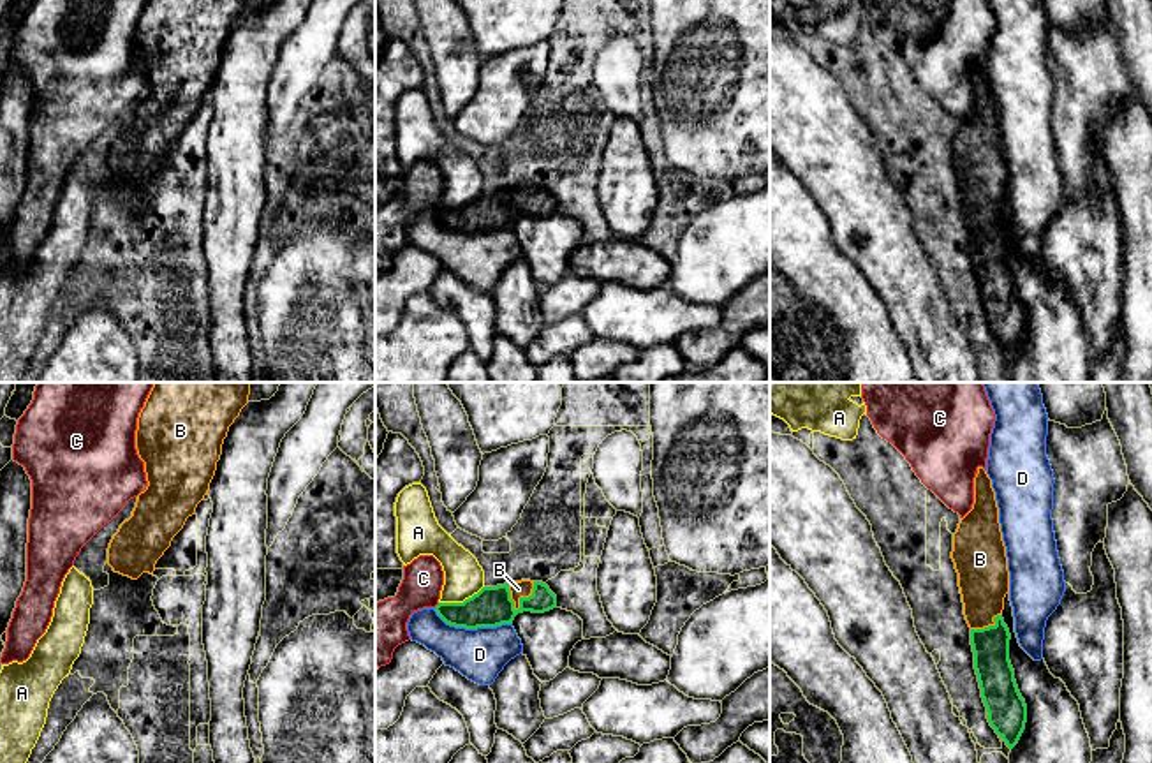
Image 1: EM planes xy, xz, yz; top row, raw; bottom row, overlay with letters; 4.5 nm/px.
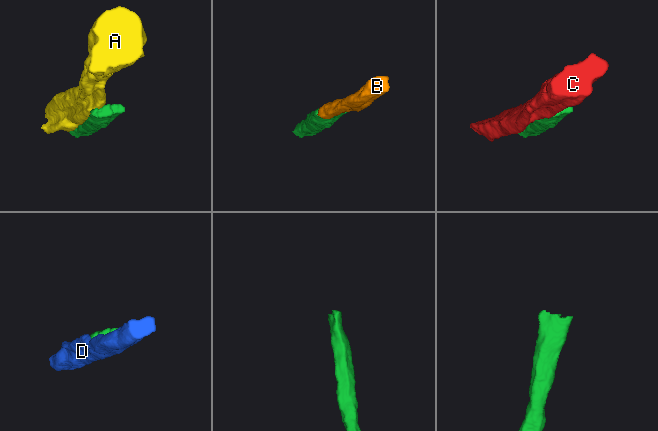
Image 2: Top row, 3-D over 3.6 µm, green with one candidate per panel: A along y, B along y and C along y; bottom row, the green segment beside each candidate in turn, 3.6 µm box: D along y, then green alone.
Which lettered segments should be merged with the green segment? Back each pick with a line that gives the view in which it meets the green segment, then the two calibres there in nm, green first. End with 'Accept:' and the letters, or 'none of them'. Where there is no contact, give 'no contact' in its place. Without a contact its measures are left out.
B: meets green in xz; 180 nm thick on the green side, 80 nm on the other
Accept: B

